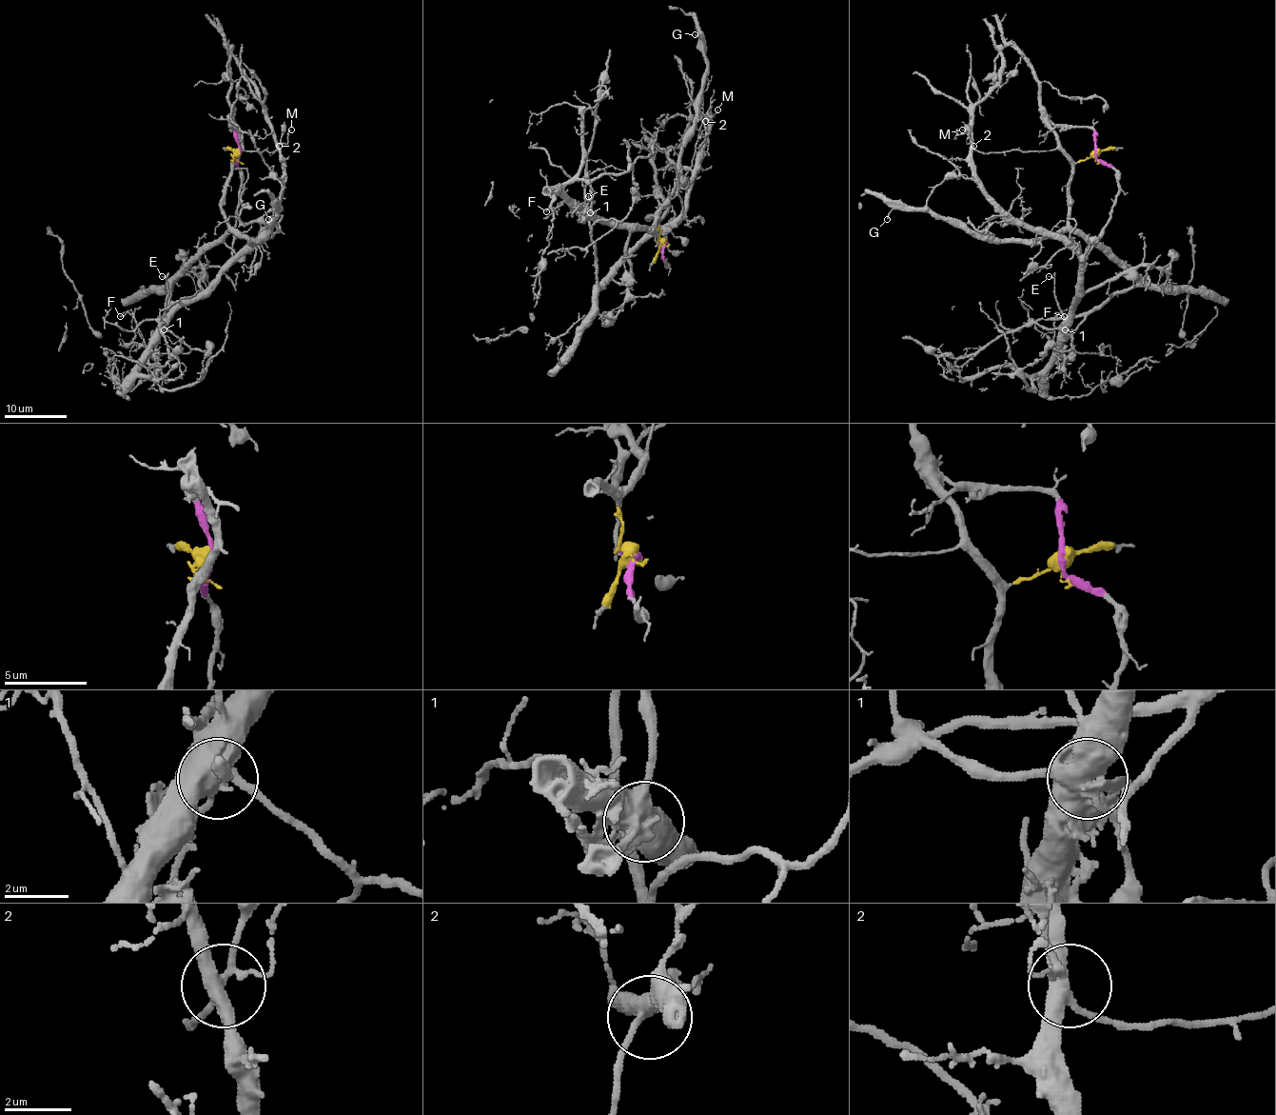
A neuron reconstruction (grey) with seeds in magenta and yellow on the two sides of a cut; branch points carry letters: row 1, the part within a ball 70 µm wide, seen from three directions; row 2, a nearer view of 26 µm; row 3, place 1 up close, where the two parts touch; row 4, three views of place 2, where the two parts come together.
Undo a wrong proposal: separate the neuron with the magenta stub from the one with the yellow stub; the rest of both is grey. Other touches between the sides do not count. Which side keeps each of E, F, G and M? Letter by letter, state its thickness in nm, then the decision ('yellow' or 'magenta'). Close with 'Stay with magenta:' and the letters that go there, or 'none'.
E: calibre 110 nm; magenta
F: calibre 110 nm; magenta
G: calibre 120 nm; yellow
M: calibre 80 nm; yellow
Stay with magenta: E, F

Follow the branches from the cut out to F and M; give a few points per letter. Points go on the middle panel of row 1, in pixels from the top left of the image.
F: (665, 244), (666, 266), (657, 233), (615, 228), (573, 202), (560, 202), (545, 211)
M: (665, 244), (658, 219), (669, 207), (671, 192), (682, 182), (691, 165), (698, 128), (717, 109)

